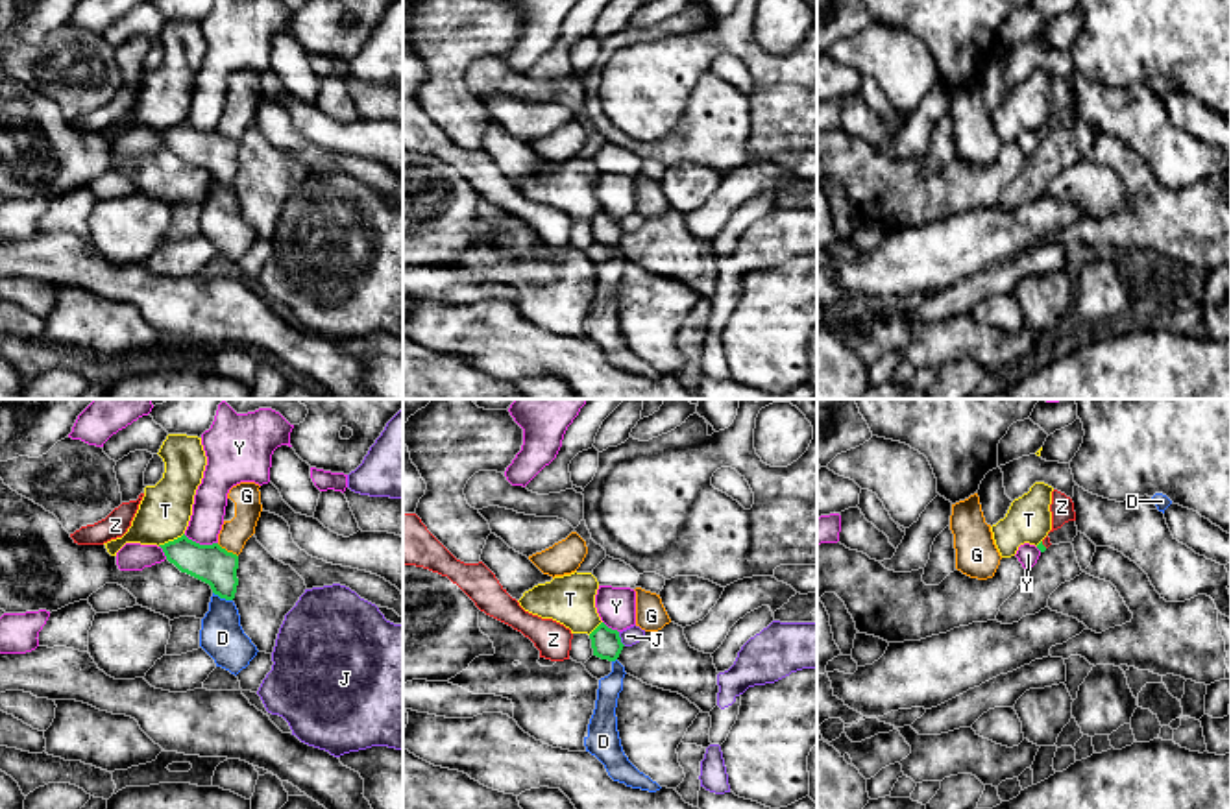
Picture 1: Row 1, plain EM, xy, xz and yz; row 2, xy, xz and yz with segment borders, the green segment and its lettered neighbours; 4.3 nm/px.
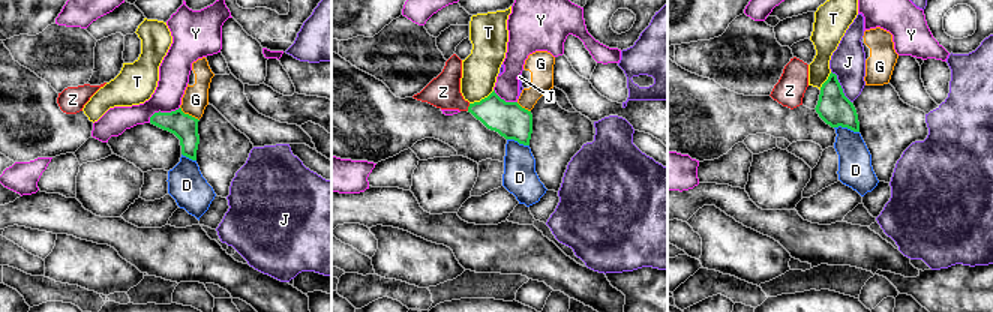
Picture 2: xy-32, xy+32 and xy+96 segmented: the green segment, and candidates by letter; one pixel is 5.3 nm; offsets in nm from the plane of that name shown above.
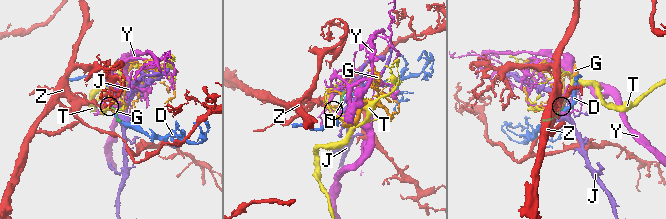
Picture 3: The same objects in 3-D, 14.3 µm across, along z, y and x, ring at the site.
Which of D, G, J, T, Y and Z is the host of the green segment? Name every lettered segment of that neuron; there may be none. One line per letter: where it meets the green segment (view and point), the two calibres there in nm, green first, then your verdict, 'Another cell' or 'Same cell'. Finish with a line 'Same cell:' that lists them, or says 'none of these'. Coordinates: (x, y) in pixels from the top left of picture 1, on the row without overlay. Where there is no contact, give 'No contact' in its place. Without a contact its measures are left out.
D: Touches green at xy (222, 183). Thickness 170 nm (green) against 190 nm. Another cell
G: Touches green at xy (226, 137). Thickness 170 nm (green) against 120 nm. Another cell
J: Touches green at xz (620, 226). Thickness 130 nm (green) against 80 nm. Another cell
T: Touches green at xy (170, 128). Thickness 170 nm (green) against 220 nm. Another cell
Y: Touches green at xy (198, 130). Thickness 170 nm (green) against 140 nm. Another cell
Z: Touches green at yz (1043, 132). Thickness 40 nm (green) against 40 nm. Same cell
Same cell: Z

